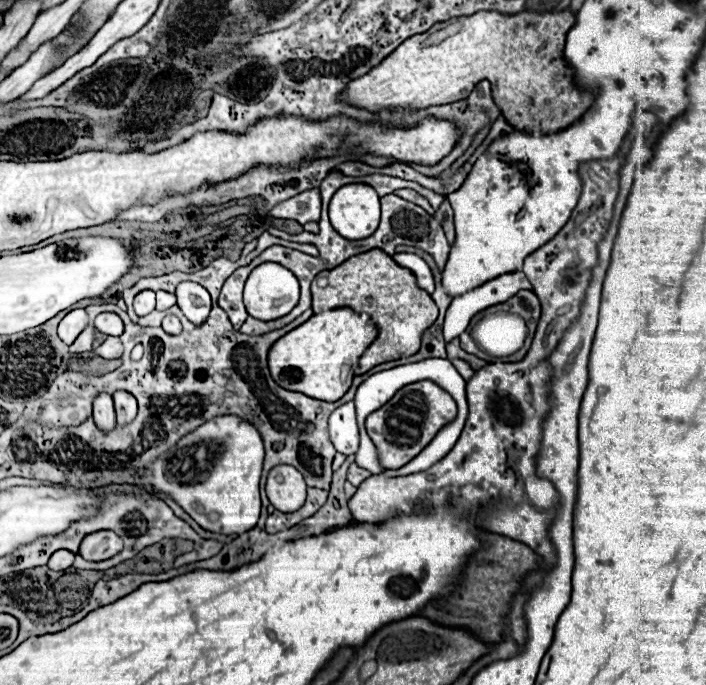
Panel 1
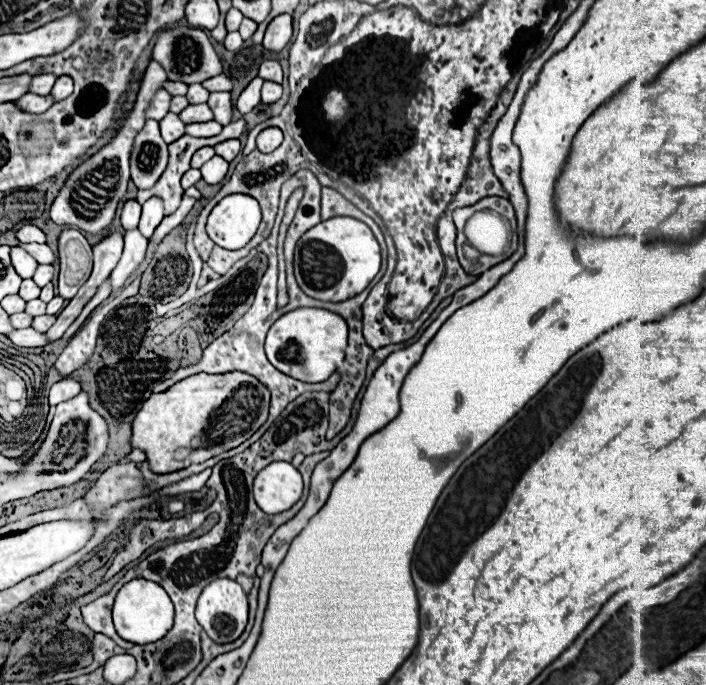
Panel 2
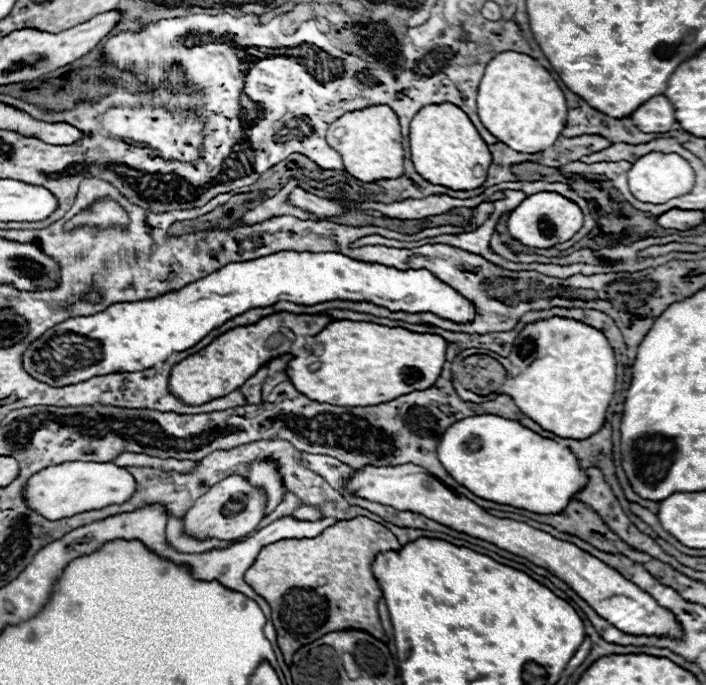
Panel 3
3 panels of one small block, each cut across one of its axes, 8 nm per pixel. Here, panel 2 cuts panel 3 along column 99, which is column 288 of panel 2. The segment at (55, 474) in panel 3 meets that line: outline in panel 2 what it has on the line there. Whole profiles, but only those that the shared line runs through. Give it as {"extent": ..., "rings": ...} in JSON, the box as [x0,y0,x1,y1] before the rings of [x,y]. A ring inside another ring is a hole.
{"extent":[254,462,302,514],"rings":[[[272,462],[254,480],[254,498],[266,514],[292,508],[302,496],[302,476],[290,462]]]}

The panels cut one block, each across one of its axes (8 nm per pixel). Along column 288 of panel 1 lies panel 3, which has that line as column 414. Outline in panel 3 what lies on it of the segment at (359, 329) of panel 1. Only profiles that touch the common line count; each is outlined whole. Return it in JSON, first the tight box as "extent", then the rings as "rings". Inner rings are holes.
{"extent":[286,320,448,406],"rings":[[[334,320],[320,334],[316,334],[316,344],[324,346],[320,356],[294,358],[288,362],[286,374],[288,380],[304,396],[316,402],[328,402],[336,406],[368,406],[382,404],[392,398],[404,396],[414,390],[430,388],[438,378],[446,362],[448,342],[438,334],[418,334],[406,328],[390,328],[374,322],[352,322],[352,320]]]}

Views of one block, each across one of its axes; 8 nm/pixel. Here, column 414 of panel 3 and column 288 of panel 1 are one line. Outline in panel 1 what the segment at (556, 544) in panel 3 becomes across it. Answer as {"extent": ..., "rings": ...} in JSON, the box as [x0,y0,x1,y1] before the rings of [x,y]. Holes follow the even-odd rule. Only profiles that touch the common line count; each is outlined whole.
{"extent":[266,464,306,512],"rings":[[[280,464],[270,470],[266,480],[266,494],[270,504],[280,512],[296,512],[304,506],[306,482],[304,476],[288,464]]]}

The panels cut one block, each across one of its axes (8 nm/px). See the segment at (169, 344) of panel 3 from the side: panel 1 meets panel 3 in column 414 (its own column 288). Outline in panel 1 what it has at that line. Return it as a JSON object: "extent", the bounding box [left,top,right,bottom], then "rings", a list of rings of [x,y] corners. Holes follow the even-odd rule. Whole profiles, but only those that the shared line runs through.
{"extent":[244,262,300,320],"rings":[[[264,262],[252,270],[244,284],[244,304],[258,320],[276,320],[288,314],[300,298],[298,278],[276,262]]]}

